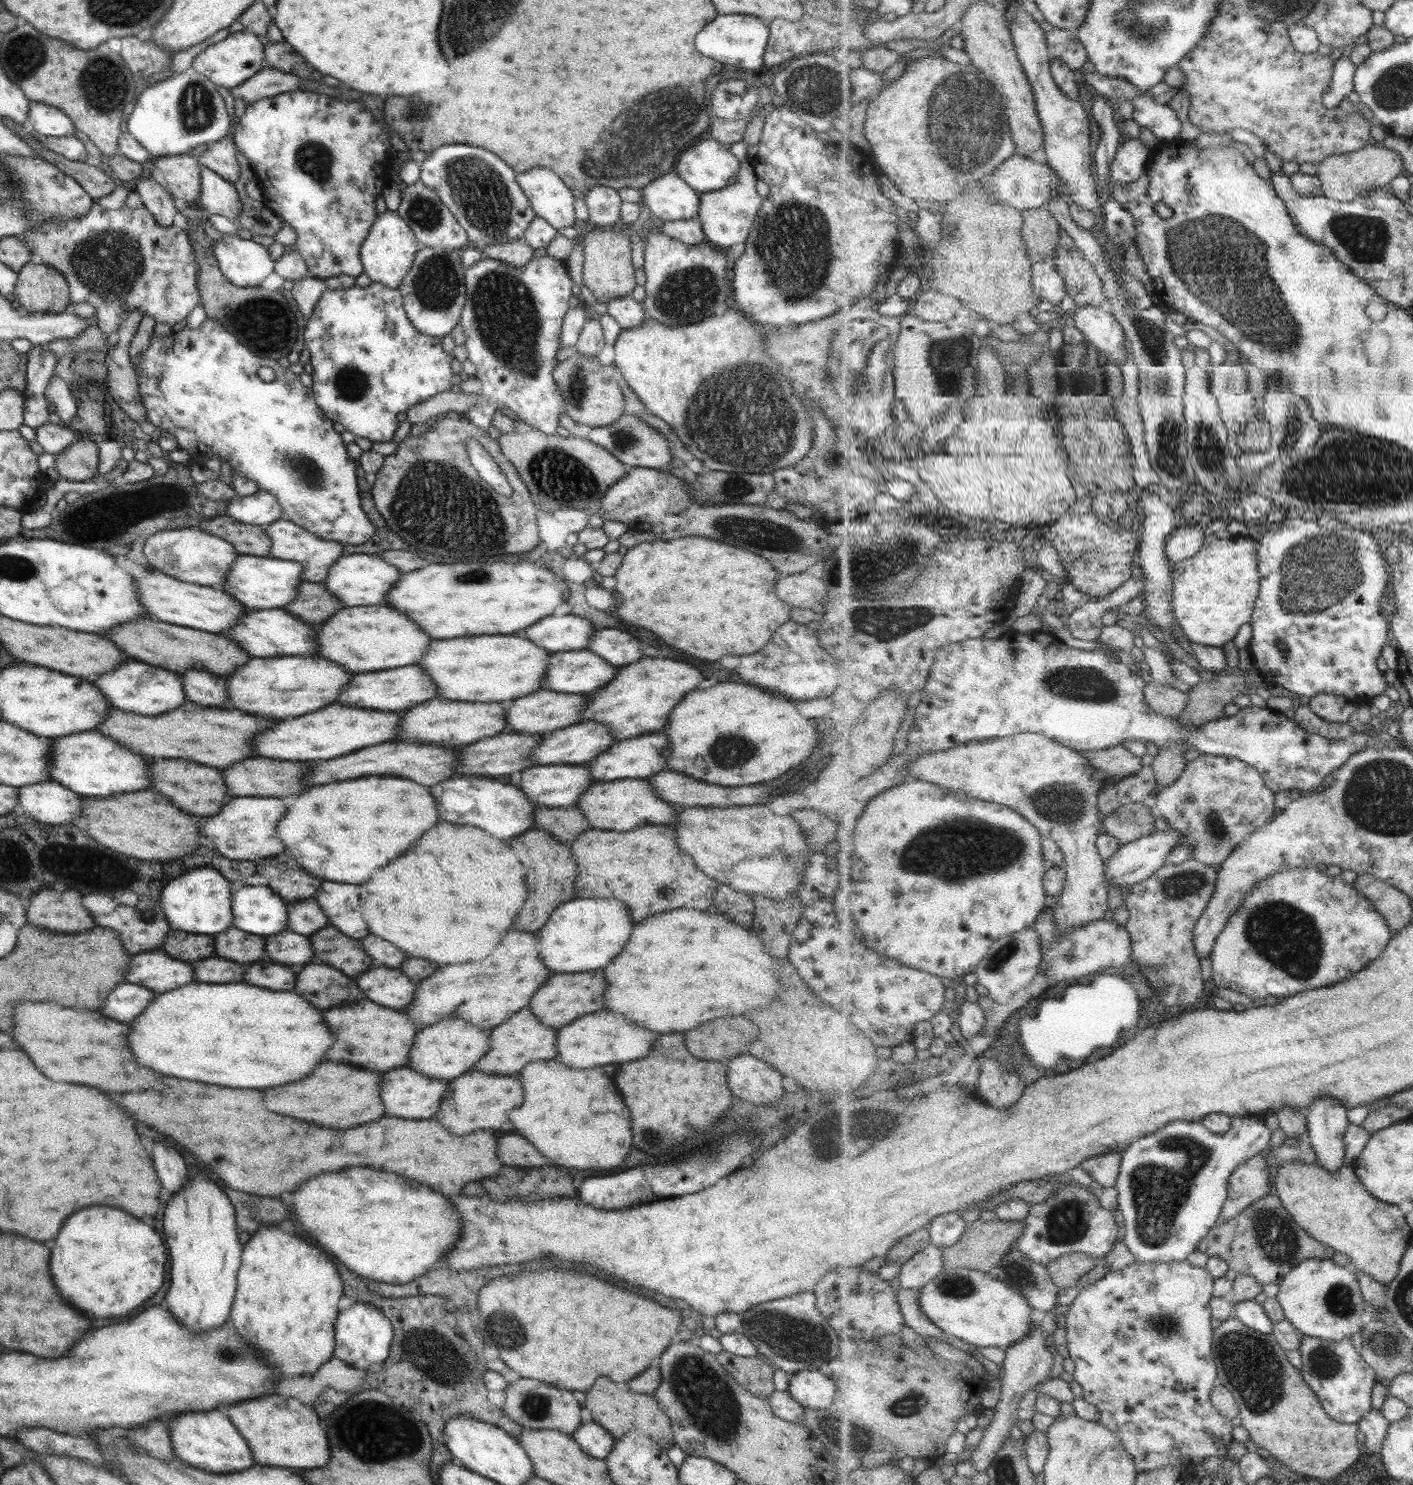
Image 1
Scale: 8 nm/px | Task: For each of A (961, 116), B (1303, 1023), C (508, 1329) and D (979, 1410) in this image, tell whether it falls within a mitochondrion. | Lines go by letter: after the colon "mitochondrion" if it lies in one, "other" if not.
A: mitochondrion
B: other
C: mitochondrion
D: other

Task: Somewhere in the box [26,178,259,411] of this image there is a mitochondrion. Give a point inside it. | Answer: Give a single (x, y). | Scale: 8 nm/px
(109, 263)

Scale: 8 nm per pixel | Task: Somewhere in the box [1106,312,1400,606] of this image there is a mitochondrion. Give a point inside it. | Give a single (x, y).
(1207, 451)

